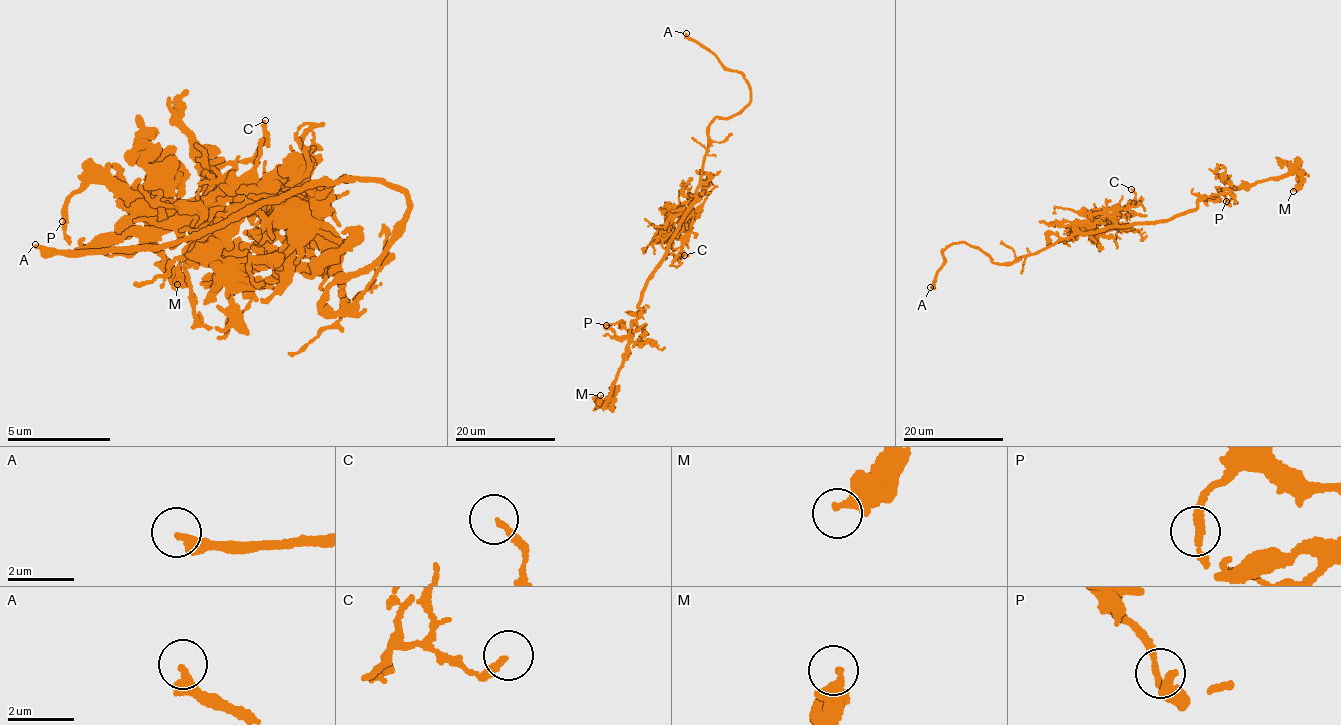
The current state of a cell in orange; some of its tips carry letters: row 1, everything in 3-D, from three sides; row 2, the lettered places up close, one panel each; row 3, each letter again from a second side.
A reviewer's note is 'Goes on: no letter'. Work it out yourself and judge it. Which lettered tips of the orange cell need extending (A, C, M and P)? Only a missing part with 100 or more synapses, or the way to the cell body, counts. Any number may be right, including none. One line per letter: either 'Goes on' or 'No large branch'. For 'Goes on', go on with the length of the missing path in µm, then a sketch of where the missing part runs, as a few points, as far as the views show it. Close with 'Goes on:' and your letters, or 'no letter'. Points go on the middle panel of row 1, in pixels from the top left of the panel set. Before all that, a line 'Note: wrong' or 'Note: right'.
Note: wrong
A: Goes on. Missing length about 15 µm
C: No large branch
M: No large branch
P: No large branch
Goes on: A

